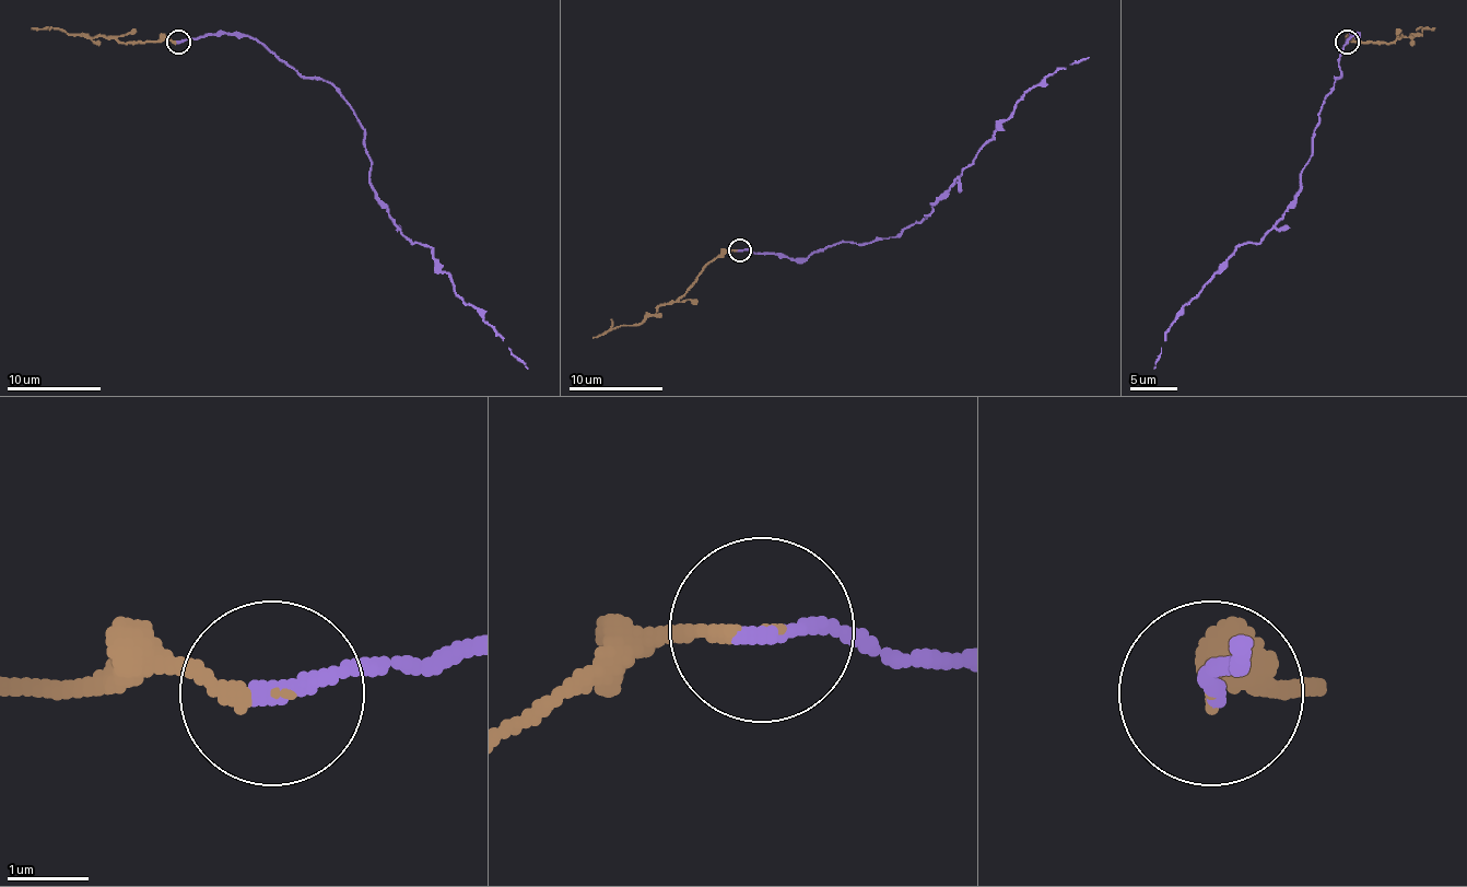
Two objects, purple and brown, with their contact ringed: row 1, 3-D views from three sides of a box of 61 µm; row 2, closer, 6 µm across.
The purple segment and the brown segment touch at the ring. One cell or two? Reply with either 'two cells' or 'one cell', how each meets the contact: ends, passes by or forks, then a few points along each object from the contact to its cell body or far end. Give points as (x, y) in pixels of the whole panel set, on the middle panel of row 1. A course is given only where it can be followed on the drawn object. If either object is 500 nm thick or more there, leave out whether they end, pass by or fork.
one cell; purple ends there; brown ends there; purple runs (739, 251), (810, 257), (843, 241), (896, 236), (927, 216), (1028, 91), (1089, 58); brown runs (739, 251), (723, 251), (682, 295), (664, 302), (641, 324), (617, 326), (594, 337)

